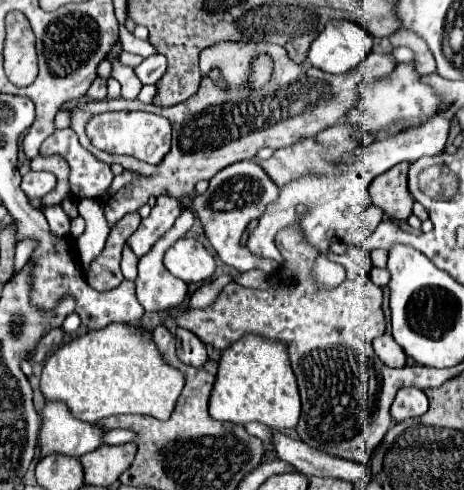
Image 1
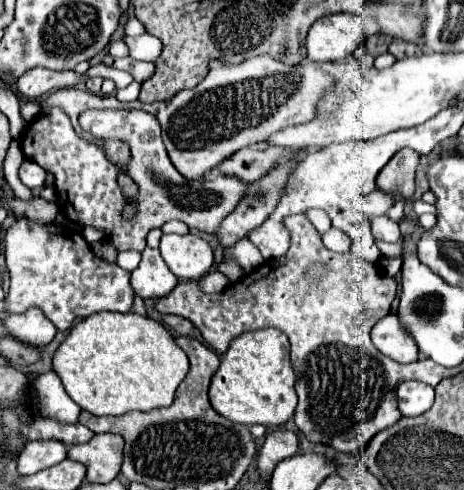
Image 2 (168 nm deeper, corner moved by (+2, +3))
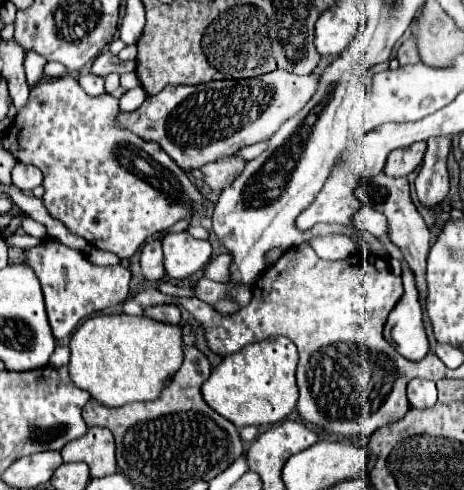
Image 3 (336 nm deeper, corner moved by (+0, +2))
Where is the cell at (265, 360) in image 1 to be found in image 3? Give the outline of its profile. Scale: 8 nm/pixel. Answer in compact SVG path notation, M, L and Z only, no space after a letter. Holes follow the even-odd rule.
M288 337L264 339L252 343L238 353L222 359L218 367L212 369L210 377L202 385L204 401L222 417L232 421L238 429L246 425L270 425L280 423L294 409L298 401L296 389L296 363L298 349Z

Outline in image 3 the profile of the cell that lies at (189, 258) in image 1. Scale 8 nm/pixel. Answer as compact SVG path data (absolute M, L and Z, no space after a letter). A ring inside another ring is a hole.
M188 231L168 233L162 239L162 247L166 275L176 281L184 281L196 271L204 269L204 265L210 261L212 255L210 243L194 239Z

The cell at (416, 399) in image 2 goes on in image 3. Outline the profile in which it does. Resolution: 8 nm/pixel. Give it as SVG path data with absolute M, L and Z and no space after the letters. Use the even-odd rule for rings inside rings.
M412 379L408 383L408 401L416 409L430 409L436 403L436 385L428 379Z

